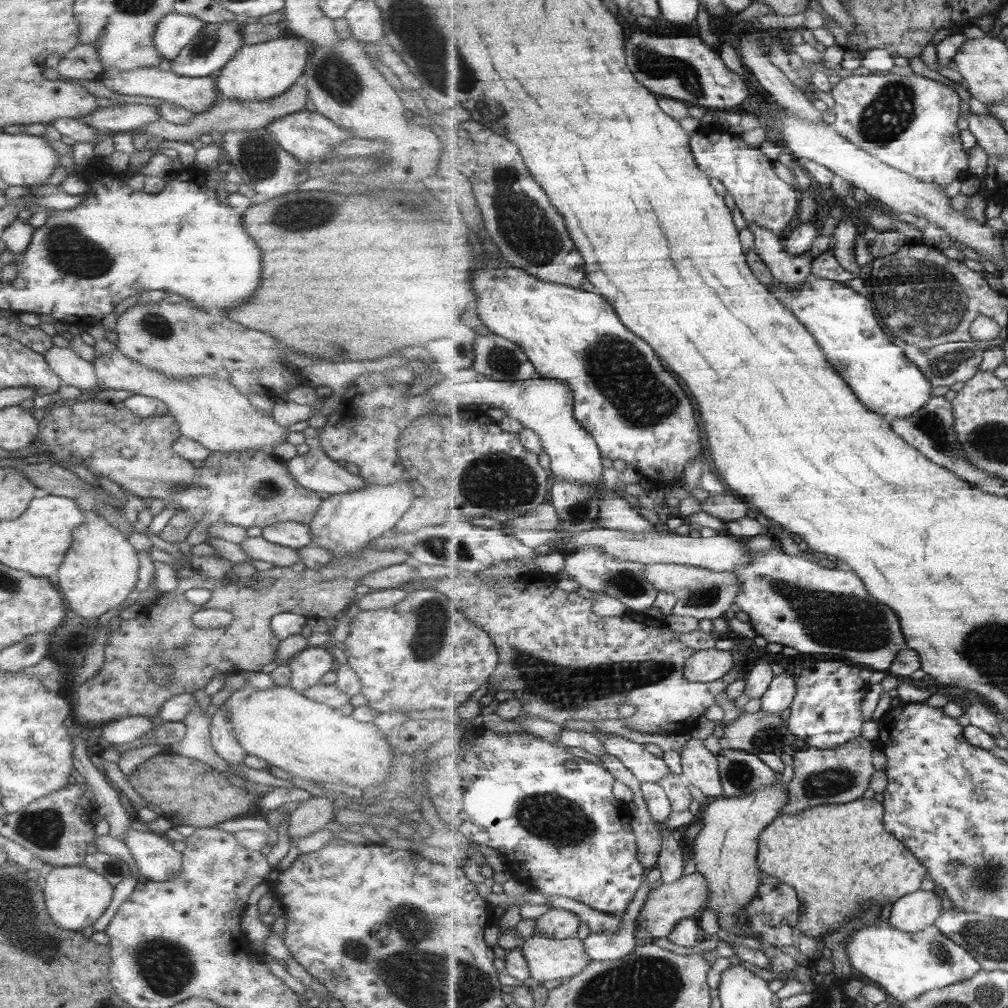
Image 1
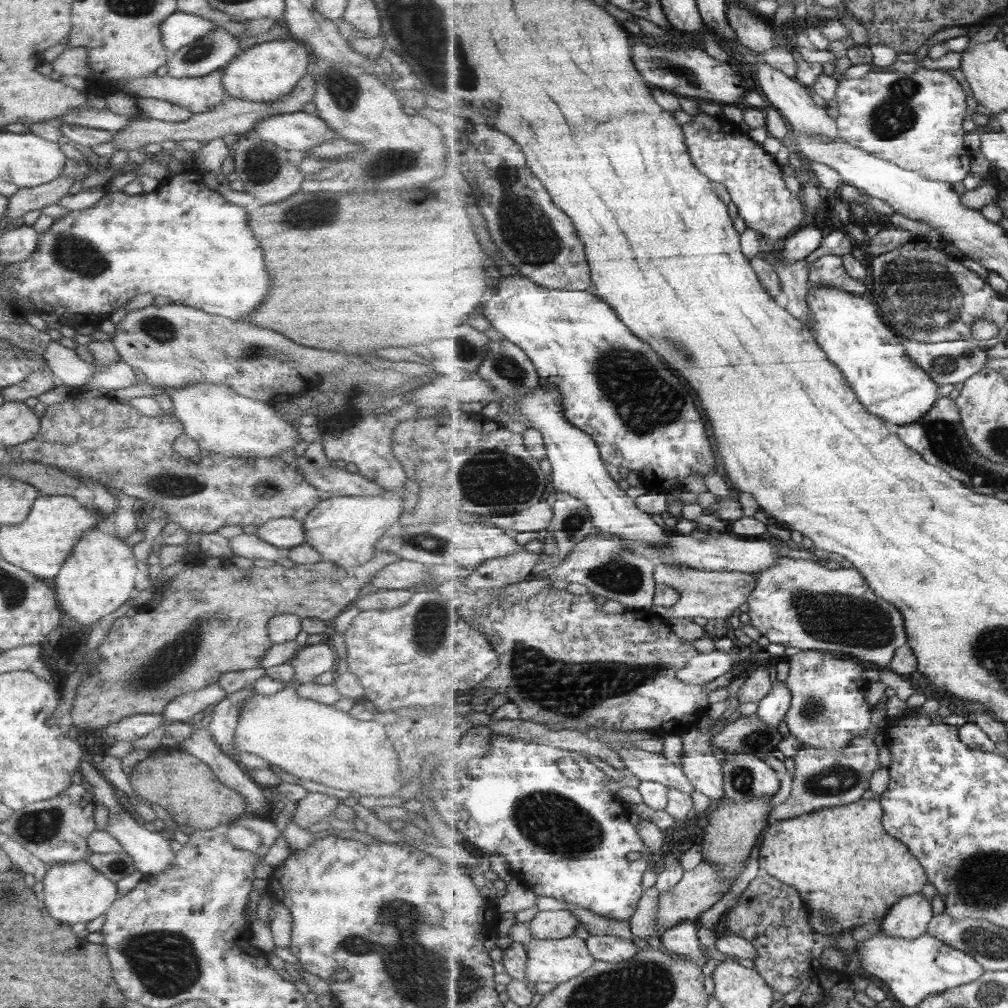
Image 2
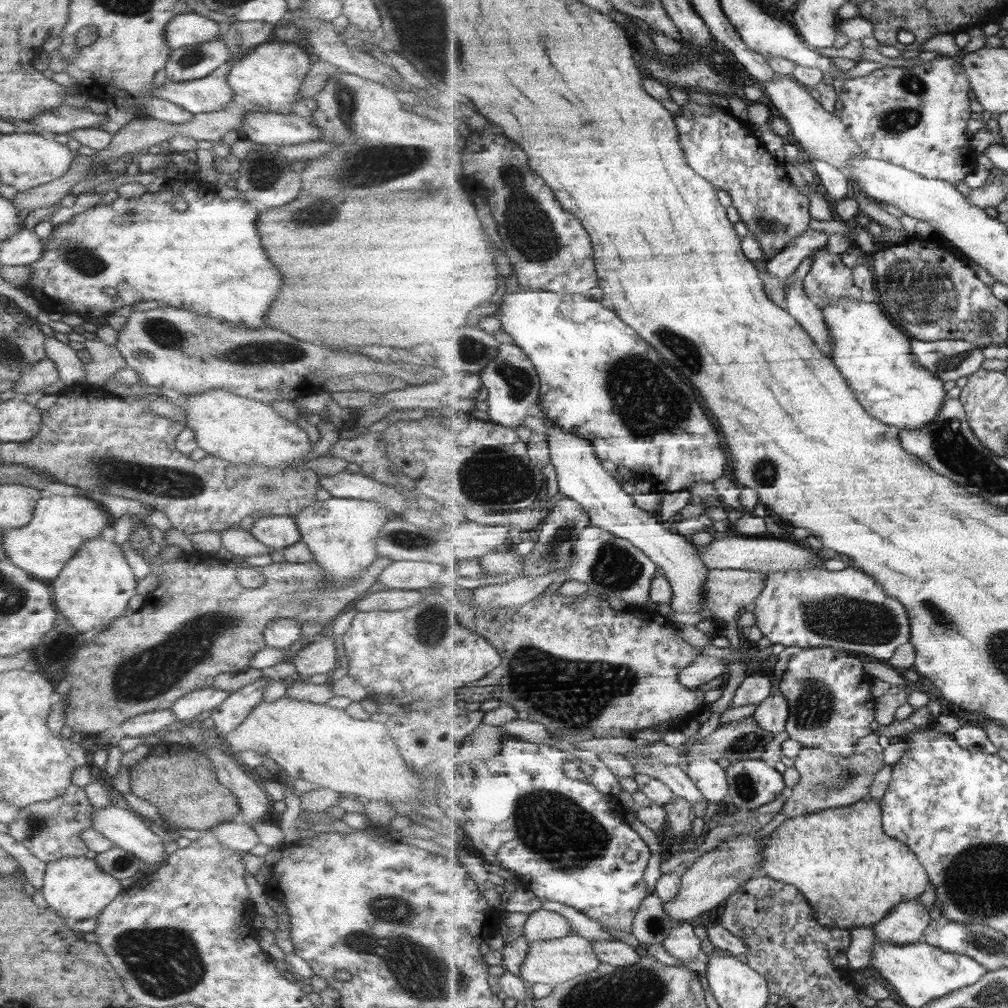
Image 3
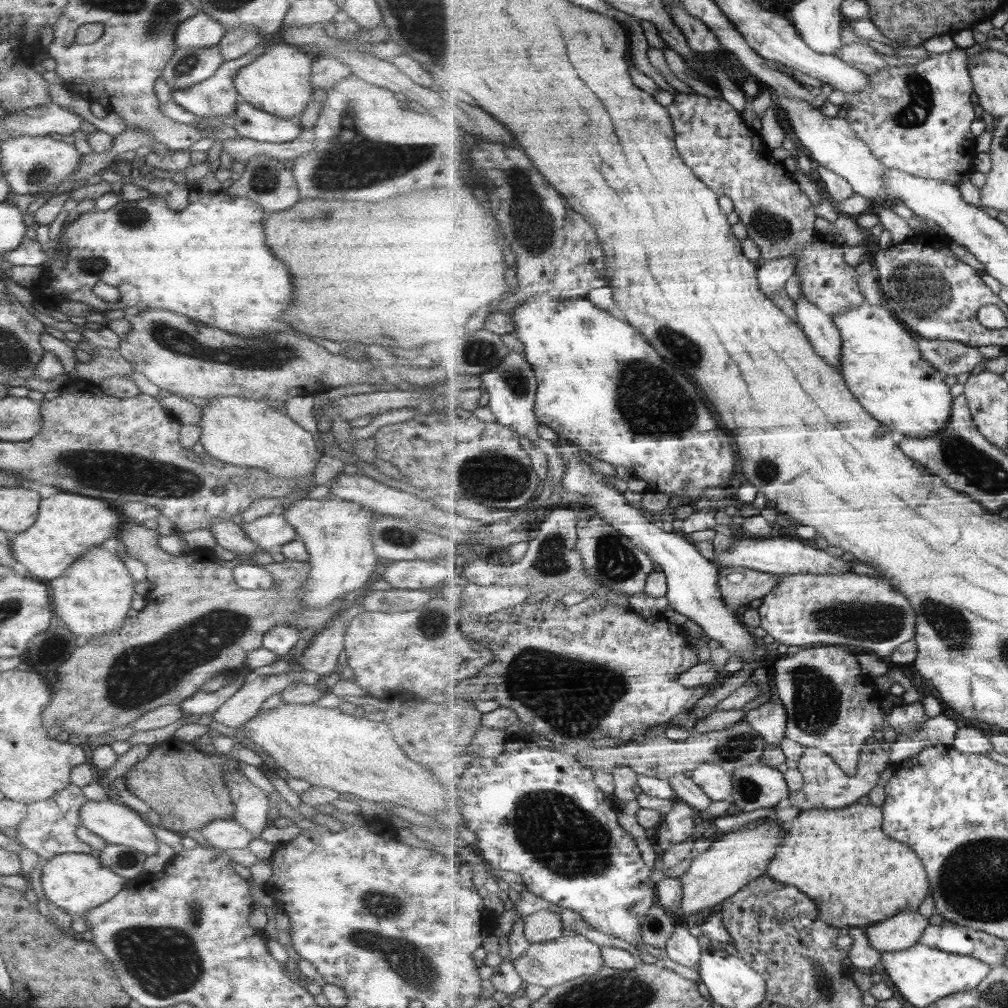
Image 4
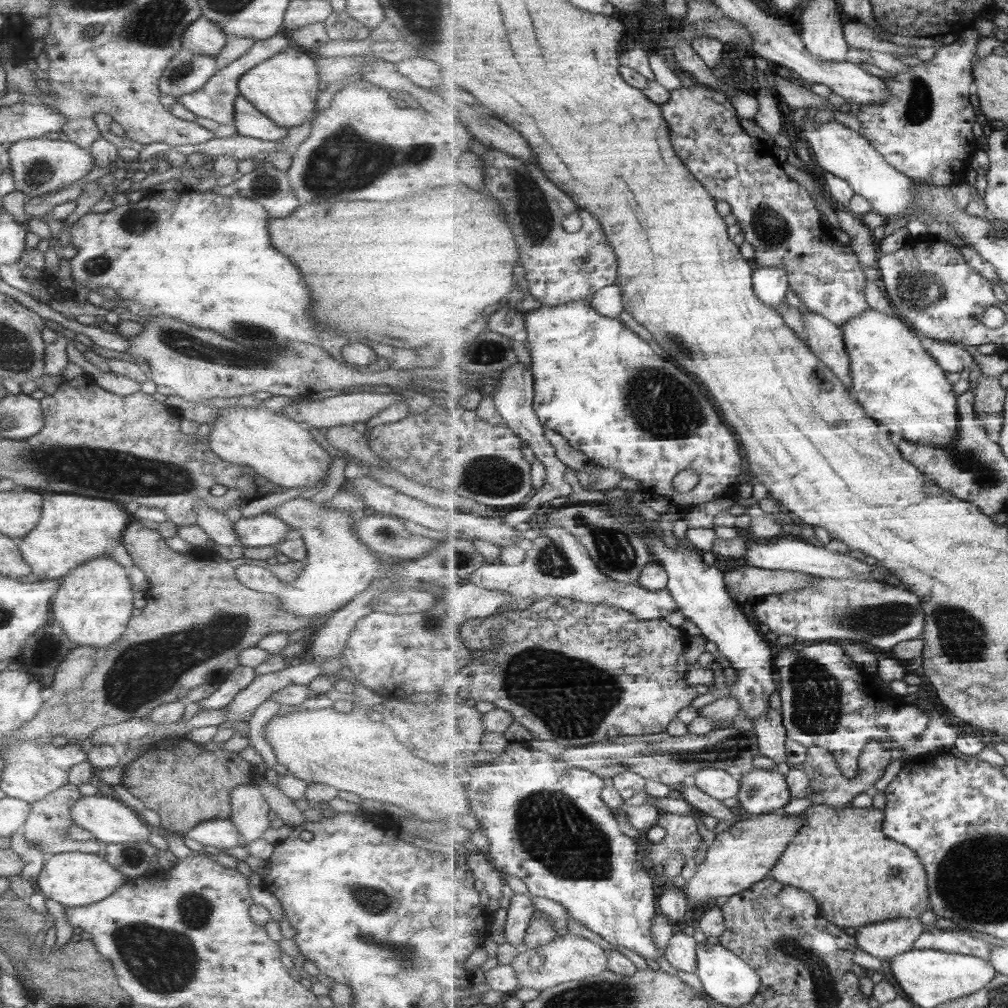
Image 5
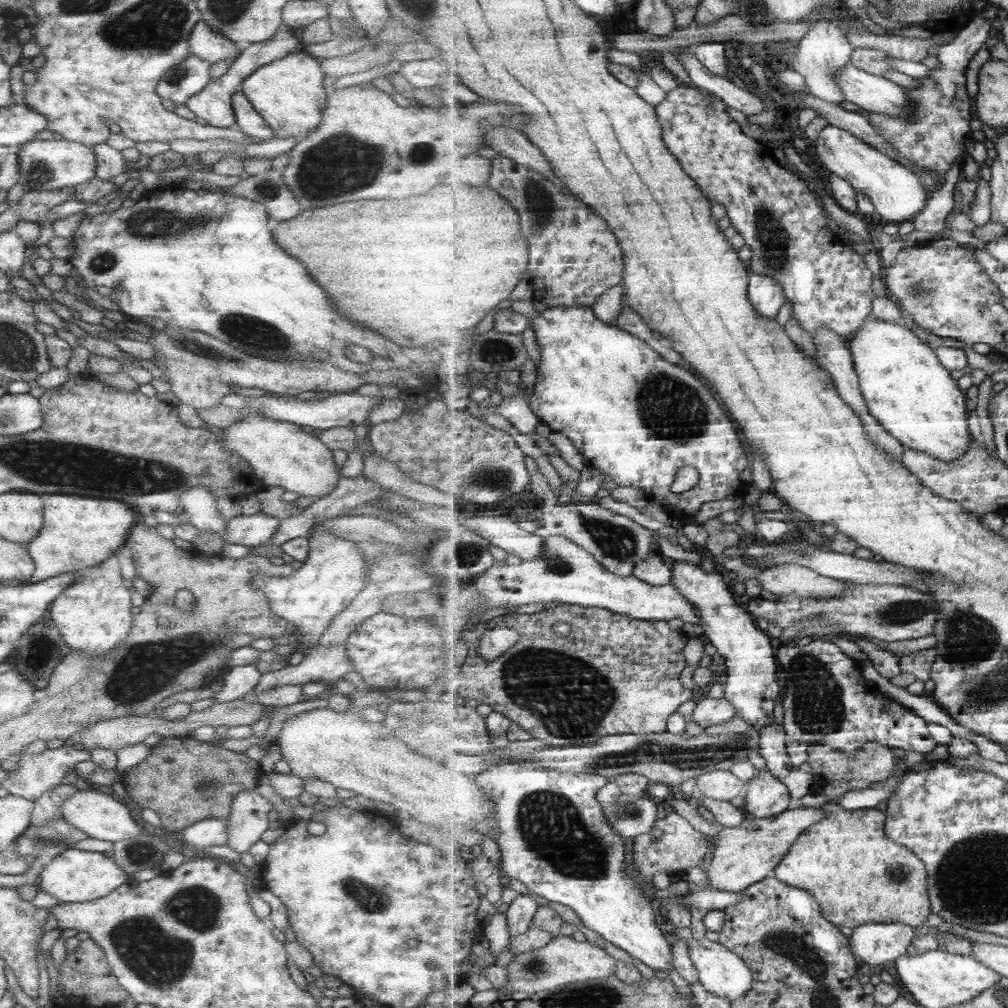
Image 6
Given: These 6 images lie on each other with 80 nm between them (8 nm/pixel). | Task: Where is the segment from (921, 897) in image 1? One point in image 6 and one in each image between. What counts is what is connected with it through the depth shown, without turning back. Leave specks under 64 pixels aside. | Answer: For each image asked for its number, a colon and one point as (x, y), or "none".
2: (909, 918)
3: (907, 924)
4: (901, 932)
5: (883, 940)
6: (874, 944)

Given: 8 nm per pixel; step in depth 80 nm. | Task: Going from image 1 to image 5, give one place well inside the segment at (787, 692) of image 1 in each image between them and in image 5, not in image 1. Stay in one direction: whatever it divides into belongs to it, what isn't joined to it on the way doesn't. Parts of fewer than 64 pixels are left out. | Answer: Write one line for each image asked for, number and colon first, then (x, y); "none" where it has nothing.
2: (773, 709)
3: (772, 715)
4: (770, 719)
5: (770, 729)

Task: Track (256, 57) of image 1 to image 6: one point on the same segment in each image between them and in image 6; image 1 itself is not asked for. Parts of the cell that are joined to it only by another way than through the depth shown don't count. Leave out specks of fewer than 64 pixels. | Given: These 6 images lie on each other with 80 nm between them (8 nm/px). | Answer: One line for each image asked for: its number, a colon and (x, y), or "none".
2: (265, 72)
3: (269, 76)
4: (277, 82)
5: (283, 88)
6: (287, 93)

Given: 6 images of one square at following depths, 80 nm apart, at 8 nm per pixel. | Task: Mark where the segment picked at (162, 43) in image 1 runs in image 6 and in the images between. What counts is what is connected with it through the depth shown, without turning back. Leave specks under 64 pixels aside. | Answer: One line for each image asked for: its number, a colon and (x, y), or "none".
2: (178, 29)
3: (183, 30)
4: (199, 31)
5: (202, 37)
6: (203, 43)

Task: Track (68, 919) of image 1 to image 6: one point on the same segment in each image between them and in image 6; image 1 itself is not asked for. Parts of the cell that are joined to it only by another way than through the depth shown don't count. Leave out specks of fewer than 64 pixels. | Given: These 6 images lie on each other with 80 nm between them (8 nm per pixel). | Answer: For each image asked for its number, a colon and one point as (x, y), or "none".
2: (73, 892)
3: (75, 888)
4: (76, 883)
5: (73, 879)
6: (72, 876)

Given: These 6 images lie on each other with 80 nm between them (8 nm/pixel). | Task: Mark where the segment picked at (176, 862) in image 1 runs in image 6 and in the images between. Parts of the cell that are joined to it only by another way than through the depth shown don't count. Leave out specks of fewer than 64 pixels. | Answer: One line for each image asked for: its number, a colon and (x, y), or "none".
2: (149, 852)
3: (123, 828)
4: (114, 824)
5: (108, 820)
6: (97, 815)

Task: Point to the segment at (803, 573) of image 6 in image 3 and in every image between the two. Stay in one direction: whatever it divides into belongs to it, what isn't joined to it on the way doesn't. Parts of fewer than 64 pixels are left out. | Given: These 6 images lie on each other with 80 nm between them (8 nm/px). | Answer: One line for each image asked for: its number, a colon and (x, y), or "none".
3: (726, 593)
4: (740, 585)
5: (752, 581)

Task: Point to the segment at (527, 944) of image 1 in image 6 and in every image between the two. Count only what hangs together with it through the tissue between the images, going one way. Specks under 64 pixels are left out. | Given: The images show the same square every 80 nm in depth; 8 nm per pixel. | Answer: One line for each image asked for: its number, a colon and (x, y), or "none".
2: (558, 961)
3: (552, 962)
4: (571, 956)
5: (568, 958)
6: (564, 960)

